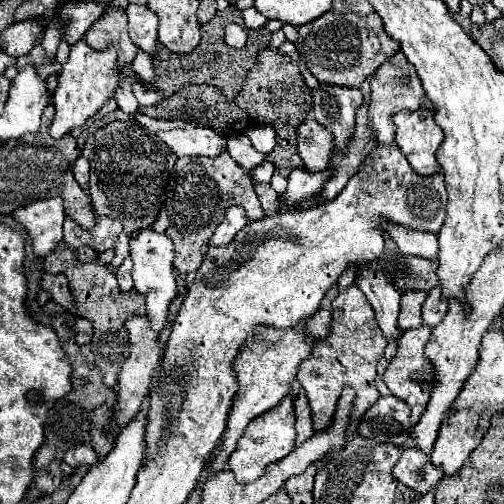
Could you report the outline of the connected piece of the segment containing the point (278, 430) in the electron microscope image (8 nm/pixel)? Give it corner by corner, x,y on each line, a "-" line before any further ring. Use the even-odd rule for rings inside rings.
287,396
283,398
283,402
279,402
279,406
273,406
271,410
267,410
267,414
259,414
259,418
247,424
243,436
237,442
237,448
229,456
229,468
239,484
247,484
257,480
269,464
293,452
293,448
295,448
295,412
291,396

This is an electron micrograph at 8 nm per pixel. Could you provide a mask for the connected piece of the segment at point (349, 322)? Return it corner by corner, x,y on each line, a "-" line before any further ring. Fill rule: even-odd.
355,284
343,290
333,300
333,326
327,338
315,342
311,356
301,362
297,372
297,380
305,388
309,406
313,410
315,430
323,430
331,422
337,400
345,386
351,386
355,390
355,420
359,420
365,414
365,410
377,402
379,392
375,388
375,366
377,360
383,356
385,346
387,338
379,330
375,312
371,310
371,304
363,296
363,292

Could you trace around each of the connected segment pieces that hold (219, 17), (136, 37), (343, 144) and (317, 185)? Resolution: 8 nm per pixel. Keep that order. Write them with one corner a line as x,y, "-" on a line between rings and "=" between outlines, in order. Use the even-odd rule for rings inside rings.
235,2
227,10
217,12
209,24
201,26
203,38
191,54
173,54
165,46
159,46
159,54
153,64
155,66
155,88
159,92
175,94
175,92
179,92
179,86
189,86
195,82
215,82
215,86
219,86
219,90
223,90
223,94
227,94
227,98
235,98
241,92
243,80
247,78
247,72
251,70
251,66
255,66
255,58
259,56
259,52
263,52
265,48
271,48
271,36
269,36
267,28
247,30
249,38
247,38
247,44
243,50
235,50
235,48
227,46
223,42
225,26
231,22
243,22
241,10
237,10
233,6
235,6
-
215,50
217,50
217,58
213,56
=
129,4
125,8
125,14
129,18
129,36
131,40
155,60
157,54
157,22
159,18
147,8
139,4
=
319,84
319,90
313,92
315,100
315,118
323,124
325,130
333,134
333,152
347,152
347,146
351,142
351,132
355,132
355,114
363,102
359,88
339,88
329,84
=
329,164
323,172
309,172
304,169
294,169
287,178
287,192
283,194
289,208
295,208
299,202
315,196
333,176
333,164

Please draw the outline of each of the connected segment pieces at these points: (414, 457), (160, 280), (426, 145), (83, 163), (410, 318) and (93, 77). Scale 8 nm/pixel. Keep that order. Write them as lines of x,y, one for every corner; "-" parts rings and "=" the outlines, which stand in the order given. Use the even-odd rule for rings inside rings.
403,450
393,474
399,482
421,494
427,494
443,478
443,470
439,470
439,466
435,466
421,450
=
151,228
133,232
129,236
129,254
133,260
133,282
135,290
141,292
147,300
147,316
151,320
151,326
155,330
163,330
167,324
167,308
169,302
177,294
175,286
175,274
173,274
173,242
165,234
159,234
=
403,110
393,116
397,124
395,144
401,148
413,170
421,176
433,176
441,170
435,150
443,142
441,128
433,122
433,110
=
83,156
77,158
77,162
73,166
73,176
79,182
79,186
83,190
87,190
87,182
89,182
89,162
87,162
87,158
83,158
=
407,290
407,294
401,296
401,312
399,312
399,328
401,330
409,330
409,328
417,328
423,324
421,318
421,306
427,298
427,292
421,290
=
79,40
75,46
71,46
69,60
63,64
63,70
59,74
59,84
53,92
55,118
49,126
49,134
55,140
69,134
73,128
83,126
105,104
105,100
113,96
121,76
119,70
115,68
115,62
117,62
115,46
109,46
103,52
95,52
85,44
85,40

